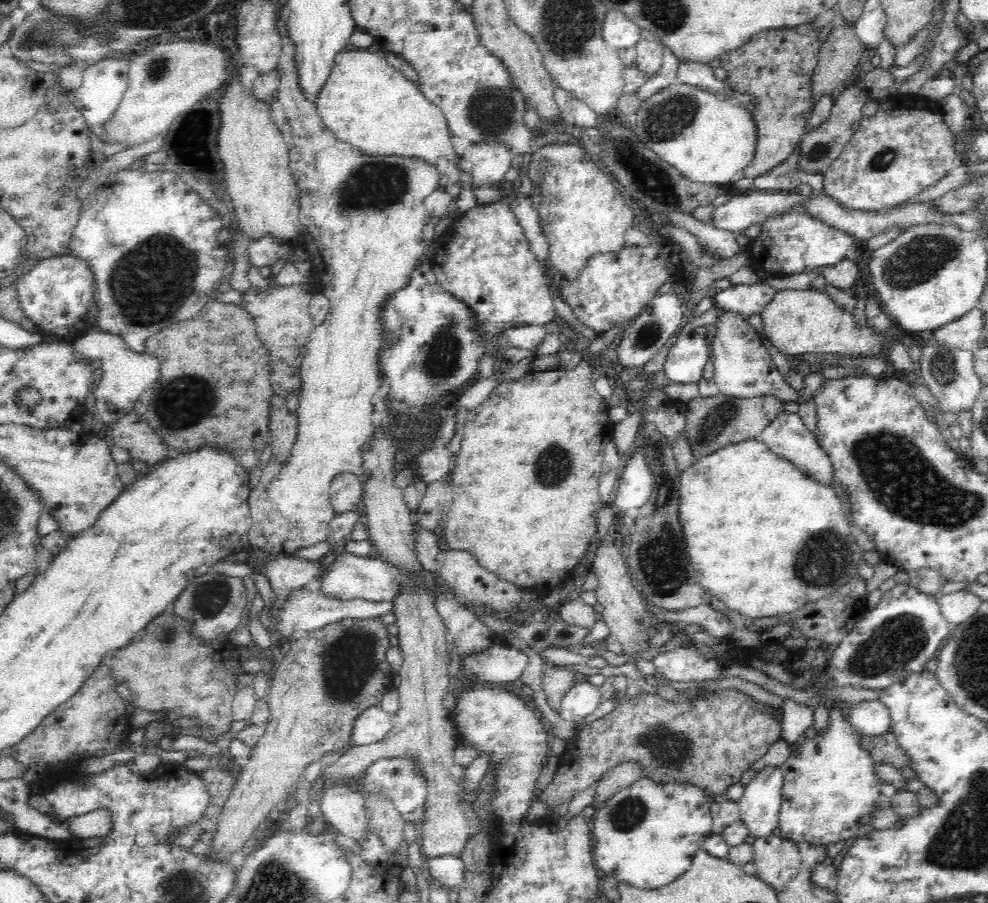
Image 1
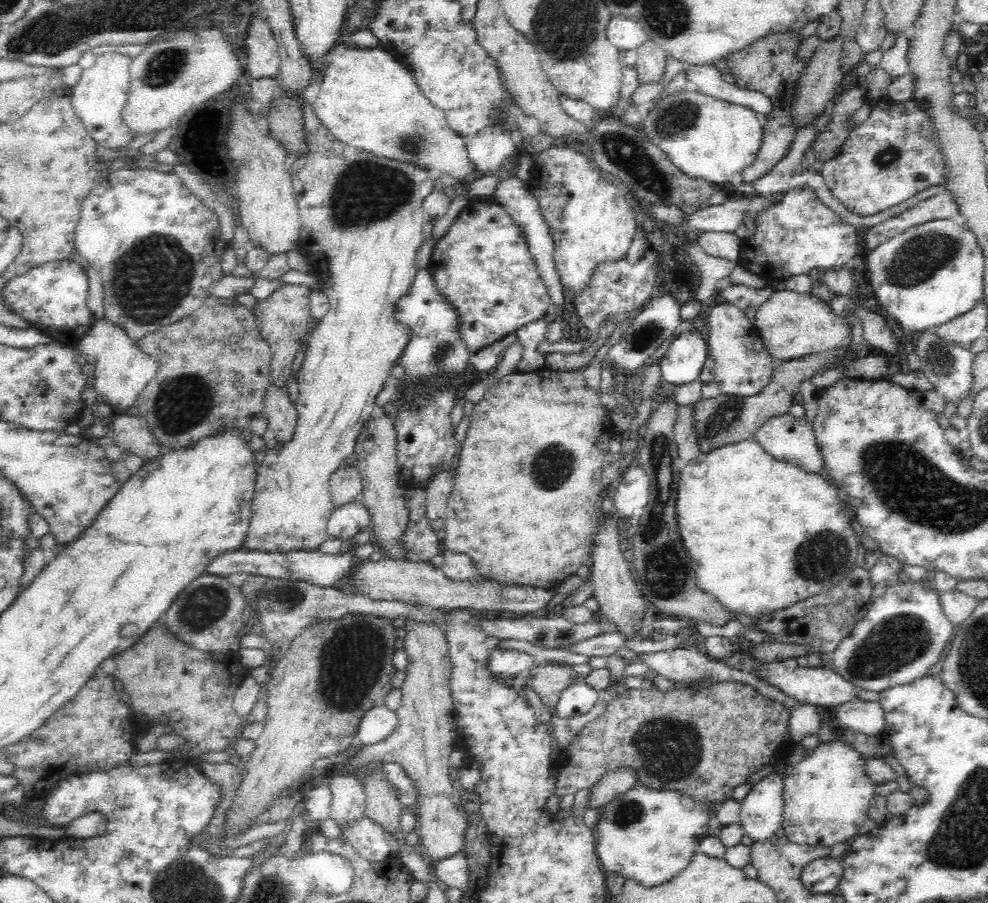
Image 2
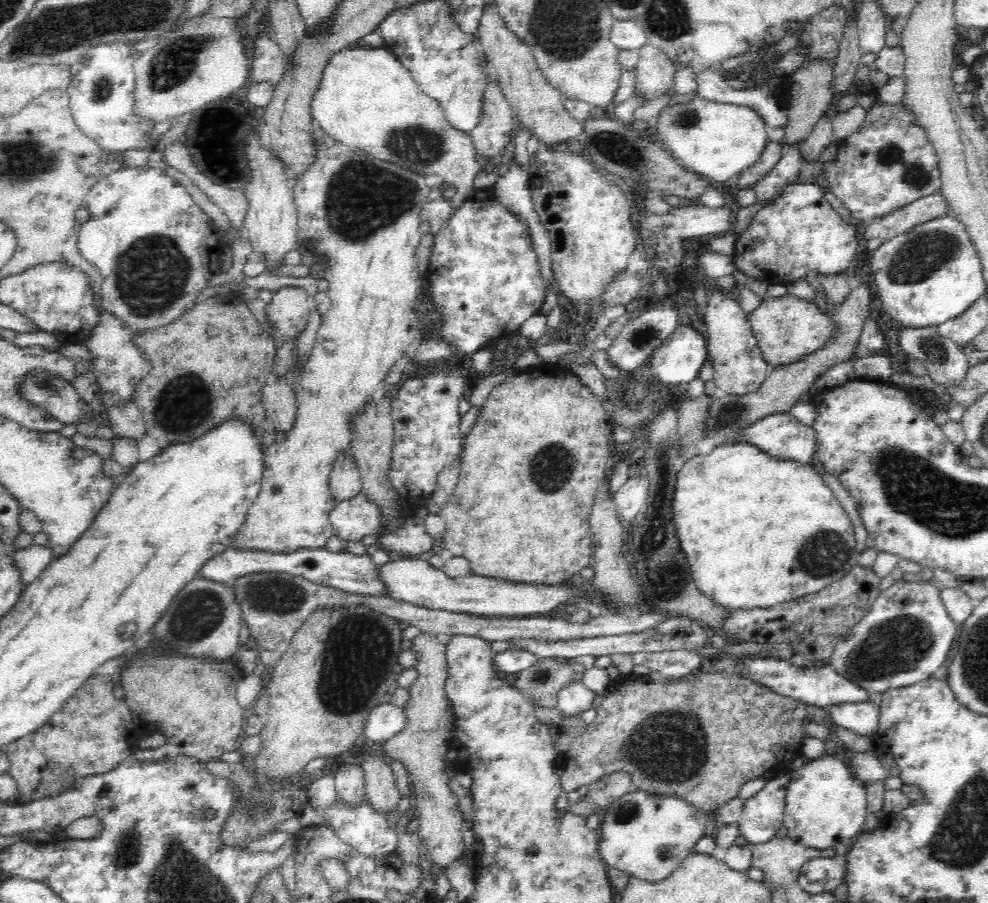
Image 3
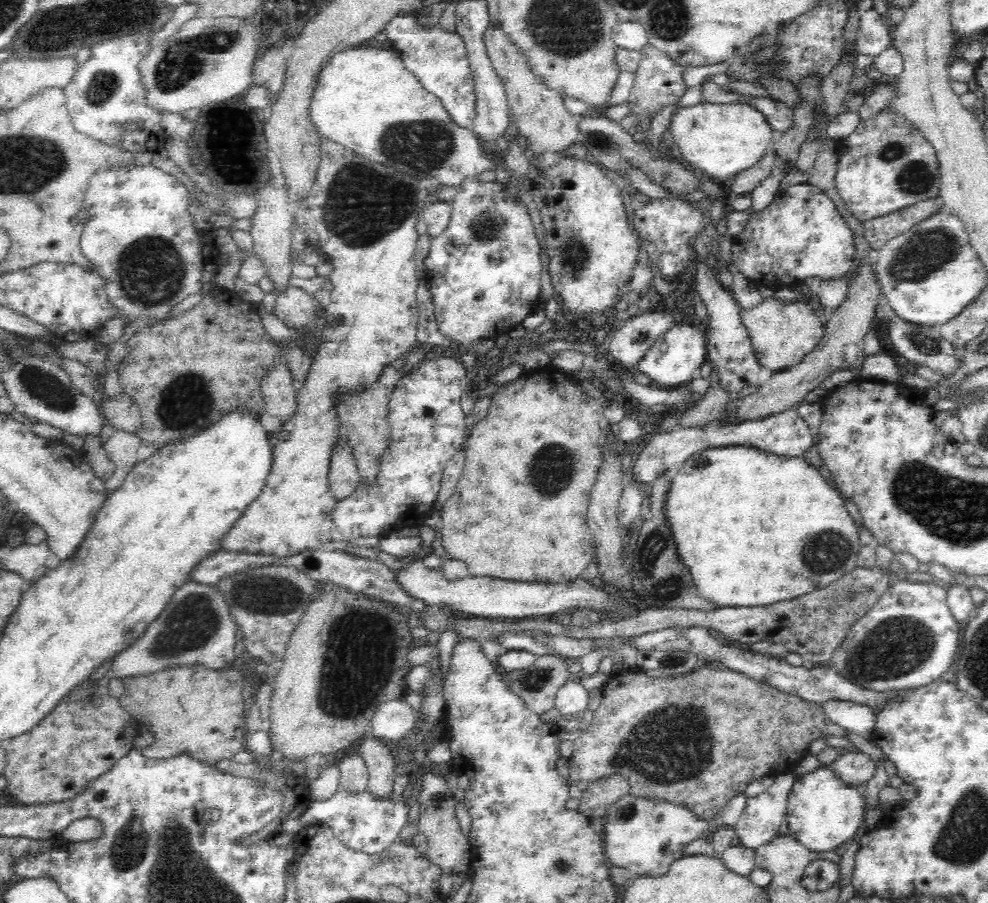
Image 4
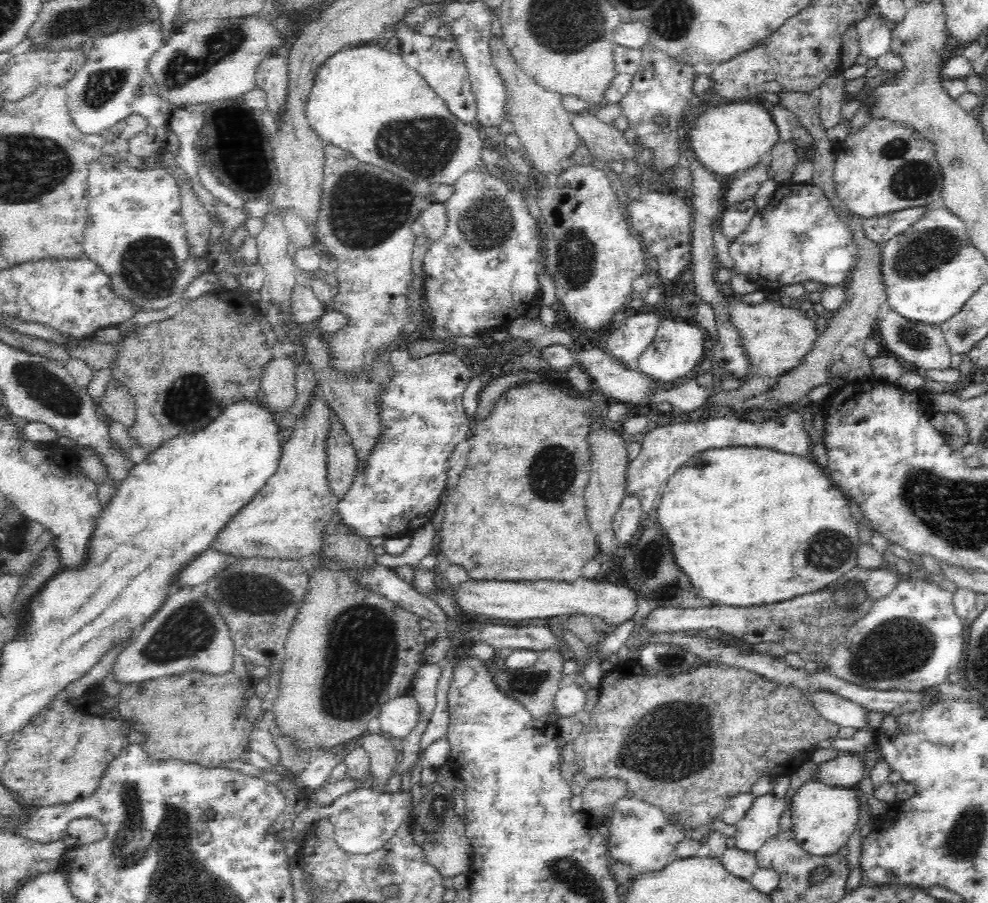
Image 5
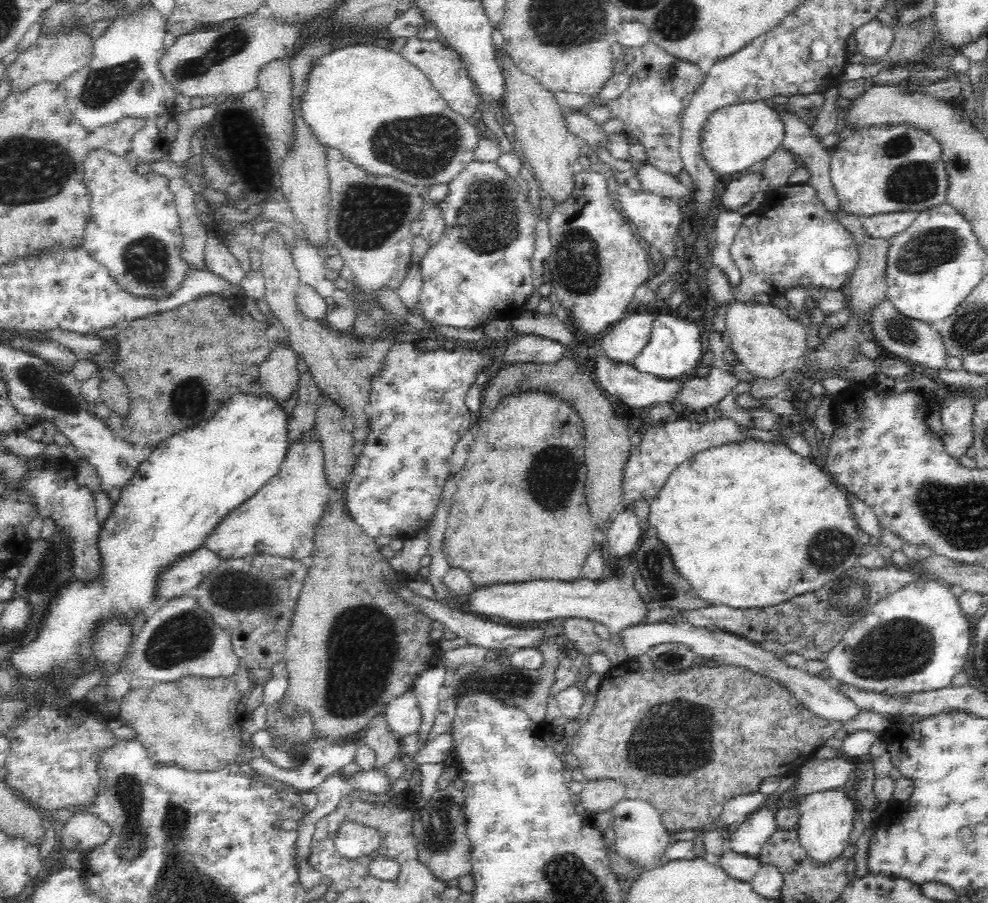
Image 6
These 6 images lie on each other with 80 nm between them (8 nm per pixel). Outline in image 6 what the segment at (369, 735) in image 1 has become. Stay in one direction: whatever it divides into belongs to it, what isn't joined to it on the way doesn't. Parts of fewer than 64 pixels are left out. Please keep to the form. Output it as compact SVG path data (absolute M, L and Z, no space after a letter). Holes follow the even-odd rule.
M410 690L386 705L384 716L390 723L390 729L399 738L414 734L421 727L422 709L418 699Z

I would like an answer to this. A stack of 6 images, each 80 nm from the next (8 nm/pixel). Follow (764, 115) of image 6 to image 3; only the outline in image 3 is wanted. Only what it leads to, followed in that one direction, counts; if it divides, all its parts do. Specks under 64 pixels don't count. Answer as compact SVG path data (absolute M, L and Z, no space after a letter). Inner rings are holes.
M698 96L690 102L662 108L656 124L650 122L650 125L654 140L670 149L674 160L714 182L726 182L734 174L750 168L768 143L765 121L753 108L714 103Z

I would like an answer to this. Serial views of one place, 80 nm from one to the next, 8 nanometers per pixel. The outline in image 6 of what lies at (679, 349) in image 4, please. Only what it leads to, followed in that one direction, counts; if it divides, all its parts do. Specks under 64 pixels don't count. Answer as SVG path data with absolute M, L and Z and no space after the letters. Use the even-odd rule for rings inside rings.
M662 313L652 319L650 338L646 346L634 357L633 367L638 372L661 379L680 379L691 368L700 366L704 351L700 350L700 328L694 322Z

